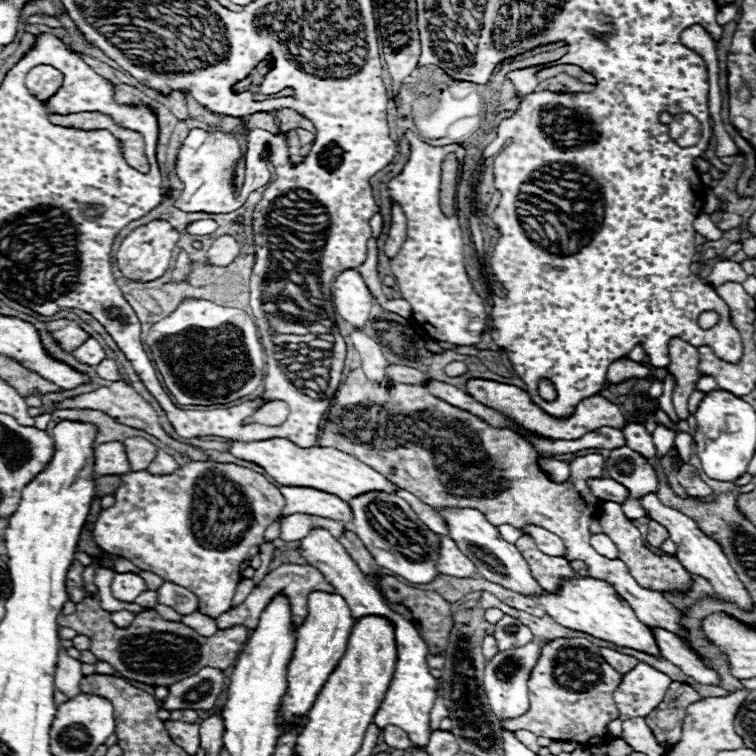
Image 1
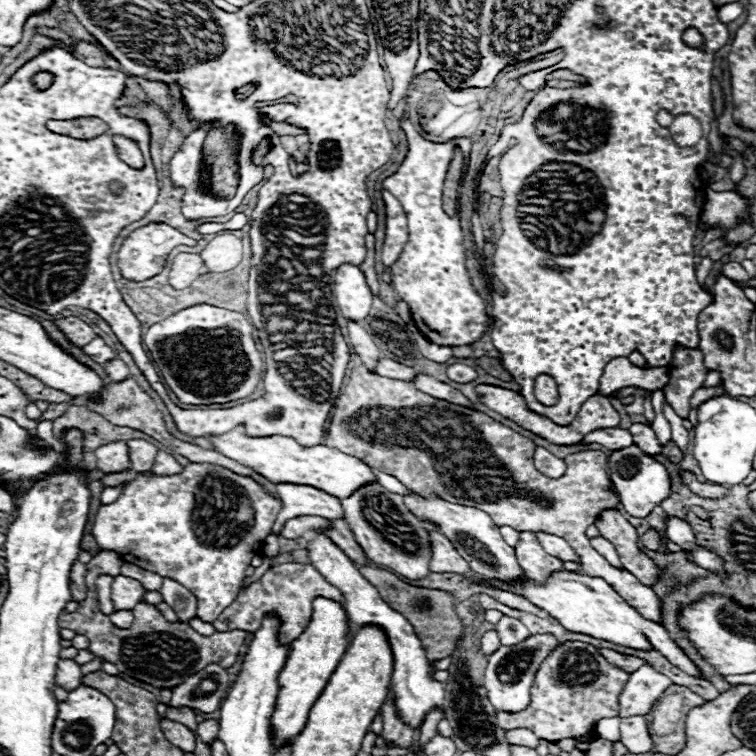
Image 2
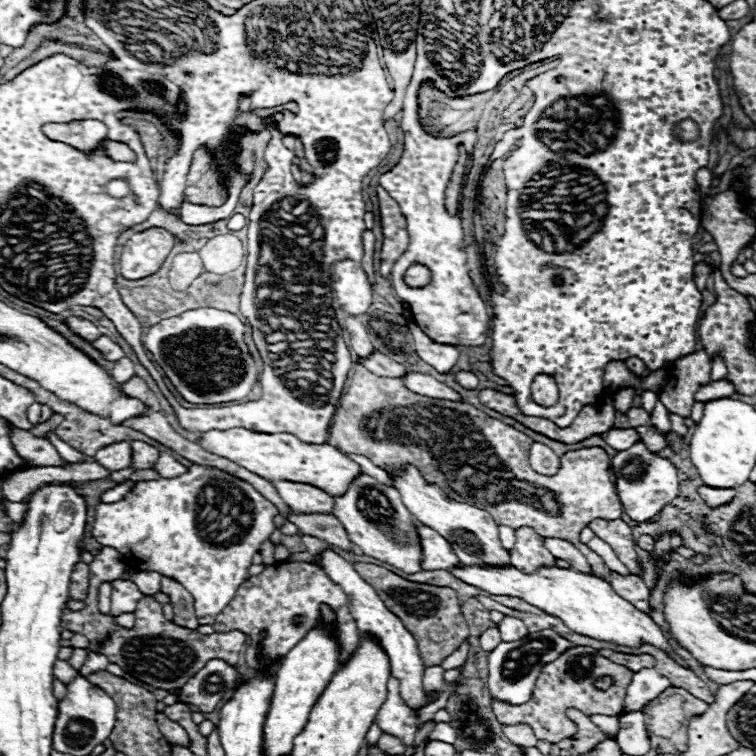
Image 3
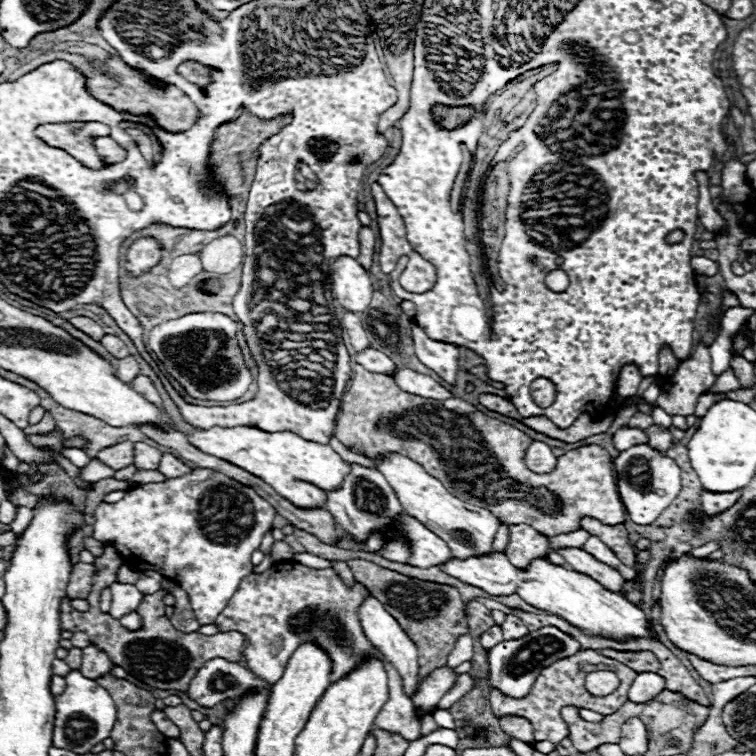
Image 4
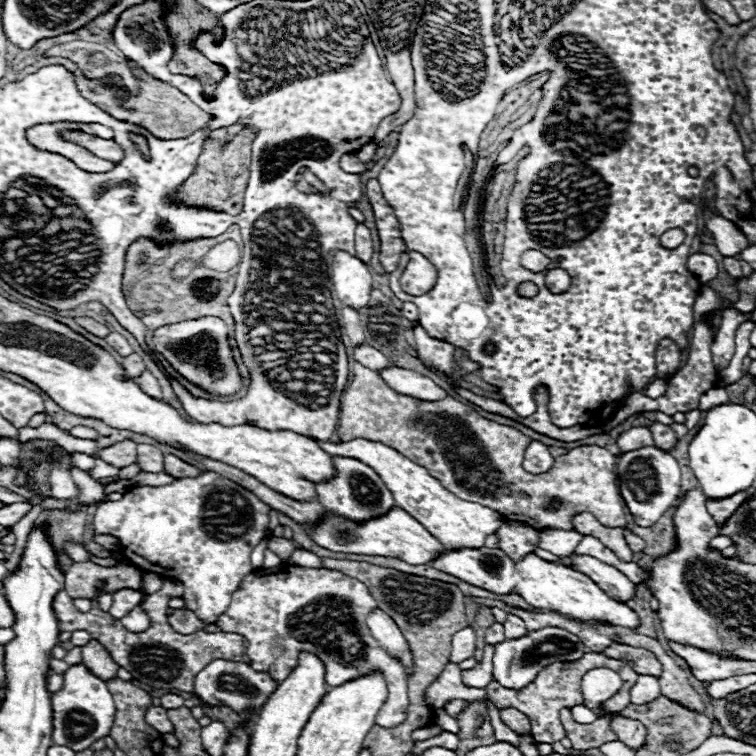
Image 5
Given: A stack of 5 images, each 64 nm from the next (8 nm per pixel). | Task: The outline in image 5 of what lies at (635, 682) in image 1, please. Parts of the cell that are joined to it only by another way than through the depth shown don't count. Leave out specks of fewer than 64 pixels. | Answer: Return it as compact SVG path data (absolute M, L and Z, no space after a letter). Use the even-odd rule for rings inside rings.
M644 674L638 676L636 684L630 690L632 704L648 704L658 696L660 696L660 680L652 676L644 676Z

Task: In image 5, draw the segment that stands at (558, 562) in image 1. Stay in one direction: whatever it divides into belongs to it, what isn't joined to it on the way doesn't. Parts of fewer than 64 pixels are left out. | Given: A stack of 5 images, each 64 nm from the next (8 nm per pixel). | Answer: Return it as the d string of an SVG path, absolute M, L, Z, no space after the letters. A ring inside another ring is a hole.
M506 522L504 526L498 528L496 532L500 536L500 548L514 560L518 562L526 554L532 554L538 544L538 532L532 526L520 524L520 522Z

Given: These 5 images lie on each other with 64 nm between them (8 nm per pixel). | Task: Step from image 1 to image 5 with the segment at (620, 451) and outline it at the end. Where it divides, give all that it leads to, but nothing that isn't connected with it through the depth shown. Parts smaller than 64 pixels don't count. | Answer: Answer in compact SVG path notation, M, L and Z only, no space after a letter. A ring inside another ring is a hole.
M646 446L632 452L624 452L618 458L618 478L620 494L638 526L652 526L678 498L680 494L680 466L668 452Z

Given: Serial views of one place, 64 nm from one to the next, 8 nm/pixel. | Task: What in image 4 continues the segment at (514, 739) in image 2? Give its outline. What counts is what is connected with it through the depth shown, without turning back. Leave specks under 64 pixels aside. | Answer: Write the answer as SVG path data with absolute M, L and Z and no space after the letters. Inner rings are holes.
M506 716L506 718L500 718L500 724L502 724L502 730L516 738L516 740L522 740L526 744L534 744L534 732L532 732L532 724L526 720L526 718L520 718L520 716Z

